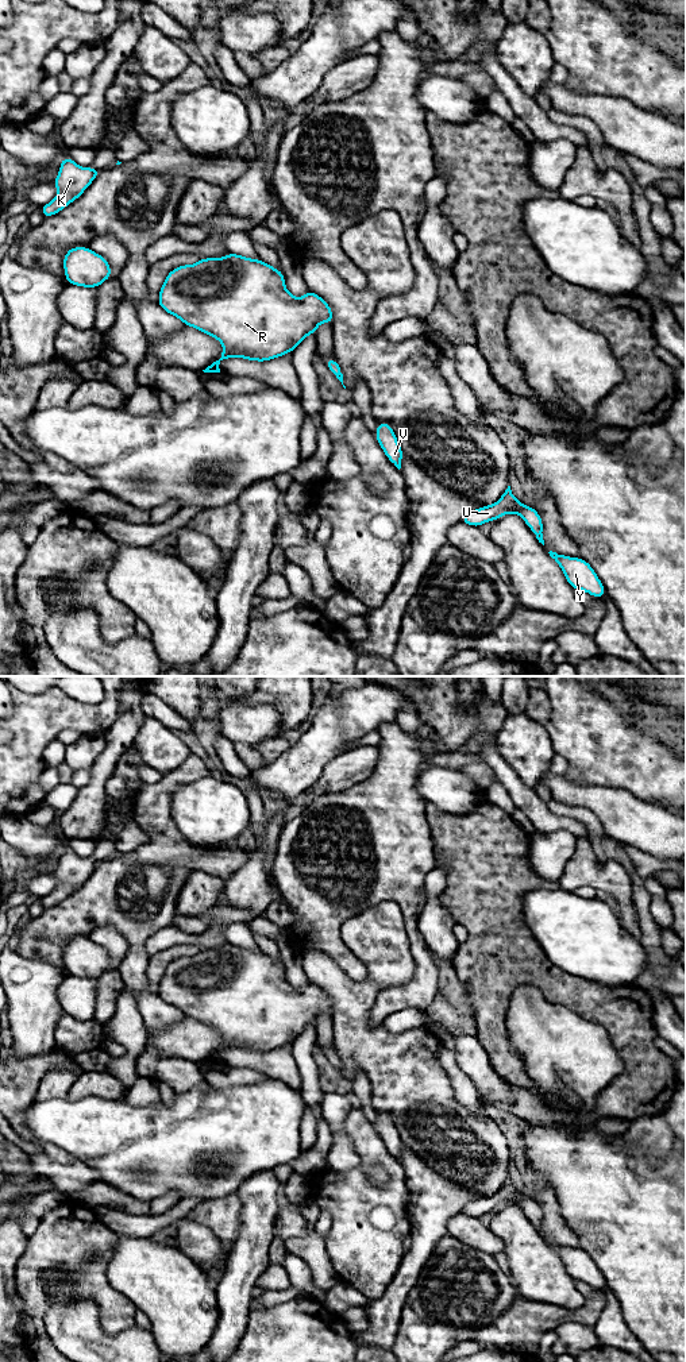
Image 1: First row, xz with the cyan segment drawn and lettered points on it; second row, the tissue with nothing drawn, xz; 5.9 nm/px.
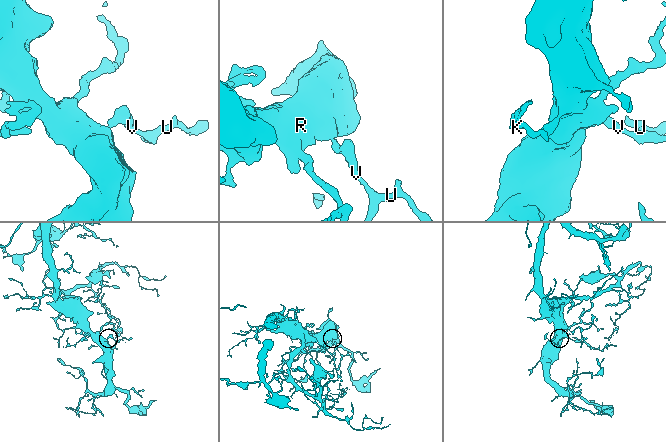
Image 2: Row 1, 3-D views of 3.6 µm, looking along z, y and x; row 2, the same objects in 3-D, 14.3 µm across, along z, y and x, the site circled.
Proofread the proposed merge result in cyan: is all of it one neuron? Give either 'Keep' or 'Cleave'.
Keep

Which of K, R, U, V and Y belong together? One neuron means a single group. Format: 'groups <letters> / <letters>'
groups K R U V Y

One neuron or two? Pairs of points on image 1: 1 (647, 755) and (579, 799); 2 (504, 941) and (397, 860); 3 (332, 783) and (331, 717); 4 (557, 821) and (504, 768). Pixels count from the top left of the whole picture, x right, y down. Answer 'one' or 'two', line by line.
1: two
2: two
3: two
4: one

